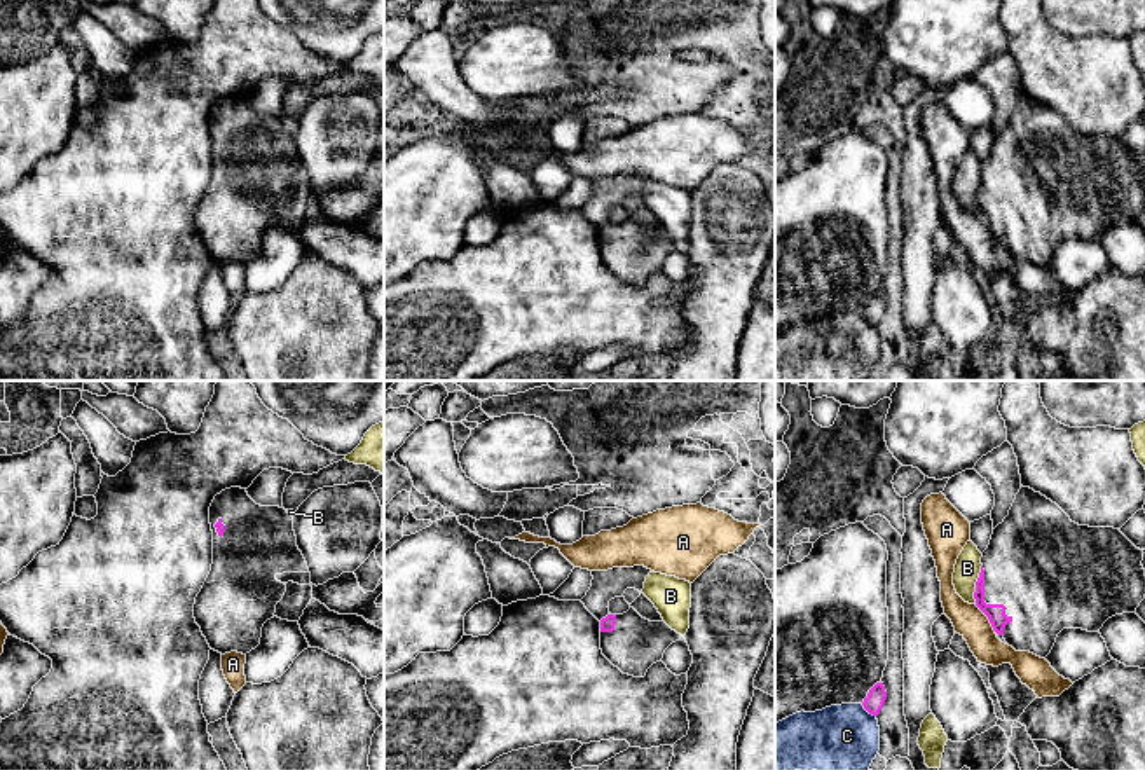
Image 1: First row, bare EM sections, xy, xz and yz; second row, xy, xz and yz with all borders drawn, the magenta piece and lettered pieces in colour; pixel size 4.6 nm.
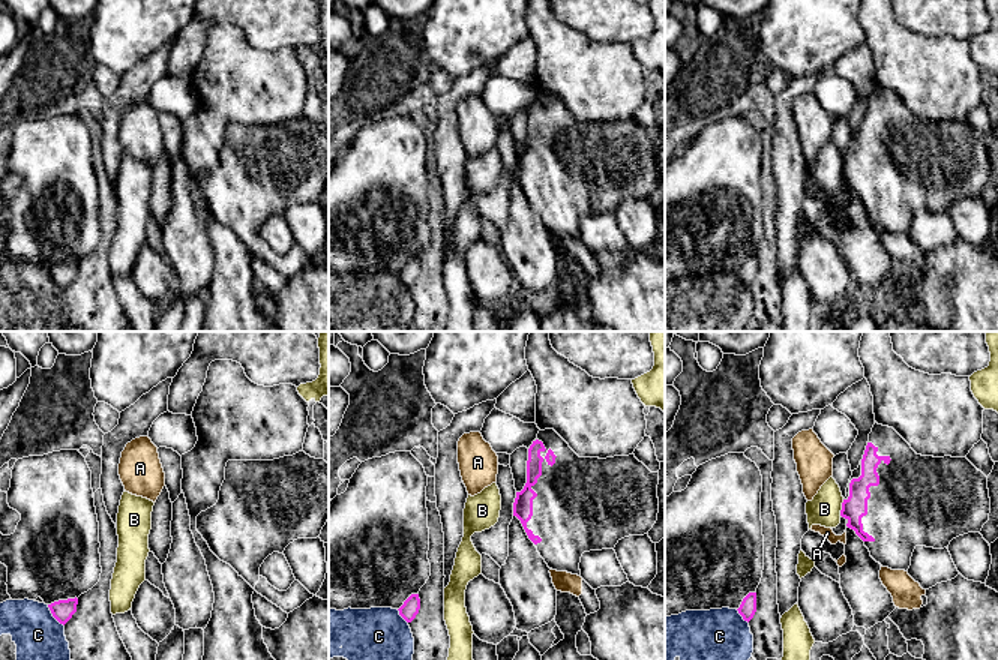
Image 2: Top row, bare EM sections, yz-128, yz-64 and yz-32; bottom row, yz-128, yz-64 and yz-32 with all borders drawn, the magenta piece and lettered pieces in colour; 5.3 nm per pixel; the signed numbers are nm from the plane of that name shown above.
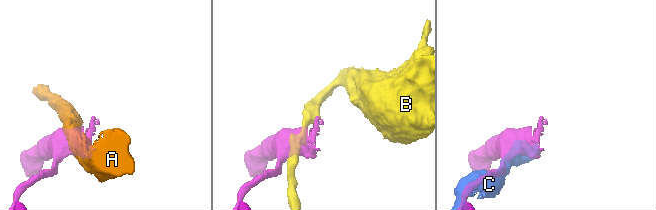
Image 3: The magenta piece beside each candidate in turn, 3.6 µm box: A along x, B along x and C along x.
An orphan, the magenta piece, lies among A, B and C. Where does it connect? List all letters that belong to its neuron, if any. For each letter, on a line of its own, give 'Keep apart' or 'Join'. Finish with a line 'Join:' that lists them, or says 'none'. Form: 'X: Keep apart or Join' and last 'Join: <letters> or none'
A: Keep apart
B: Keep apart
C: Keep apart
Join: none

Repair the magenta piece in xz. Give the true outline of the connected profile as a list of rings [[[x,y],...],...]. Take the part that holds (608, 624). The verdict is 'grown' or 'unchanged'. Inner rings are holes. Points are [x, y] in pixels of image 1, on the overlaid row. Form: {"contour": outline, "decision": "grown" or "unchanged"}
{"contour": [[[634,608],[600,620],[602,655],[634,677],[644,677],[653,663],[662,662],[665,650],[681,637],[665,622],[649,622]]], "decision": "grown"}

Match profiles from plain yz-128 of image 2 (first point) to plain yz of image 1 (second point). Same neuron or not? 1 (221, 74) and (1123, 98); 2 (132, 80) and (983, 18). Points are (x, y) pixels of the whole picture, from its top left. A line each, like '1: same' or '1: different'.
1: same
2: different

